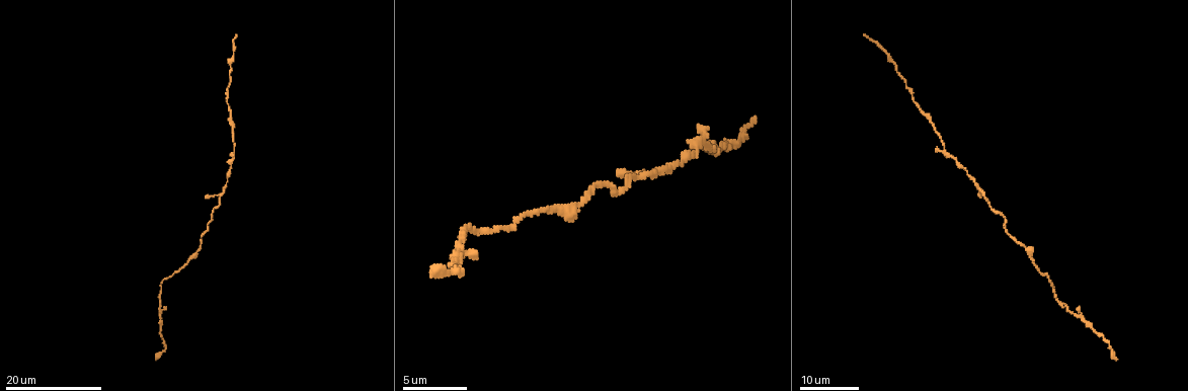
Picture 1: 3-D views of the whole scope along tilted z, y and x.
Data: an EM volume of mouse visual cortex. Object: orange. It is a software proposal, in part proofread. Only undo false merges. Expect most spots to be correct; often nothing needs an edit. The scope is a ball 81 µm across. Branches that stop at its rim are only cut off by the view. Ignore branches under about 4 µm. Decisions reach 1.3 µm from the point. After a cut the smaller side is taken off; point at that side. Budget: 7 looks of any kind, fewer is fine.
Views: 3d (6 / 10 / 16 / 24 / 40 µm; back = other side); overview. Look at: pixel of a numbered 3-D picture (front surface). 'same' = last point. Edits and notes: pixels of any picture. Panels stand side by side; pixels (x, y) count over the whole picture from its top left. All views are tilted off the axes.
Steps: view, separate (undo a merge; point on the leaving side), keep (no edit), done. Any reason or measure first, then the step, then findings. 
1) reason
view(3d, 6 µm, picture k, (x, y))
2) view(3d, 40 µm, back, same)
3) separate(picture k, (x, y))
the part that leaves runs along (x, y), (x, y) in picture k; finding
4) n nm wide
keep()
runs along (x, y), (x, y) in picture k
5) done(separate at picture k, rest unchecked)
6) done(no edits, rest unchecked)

calibre changes
view(3d, 24 µm, picture 1, (578, 206))

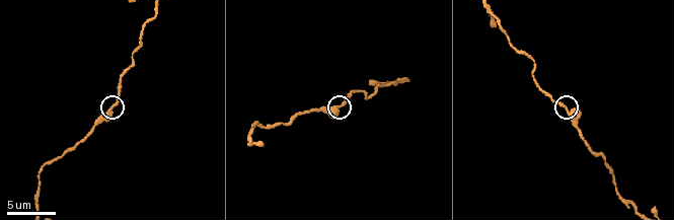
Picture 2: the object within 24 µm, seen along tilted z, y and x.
zoom in
view(3d, 10 µm, picture 2, (566, 108))

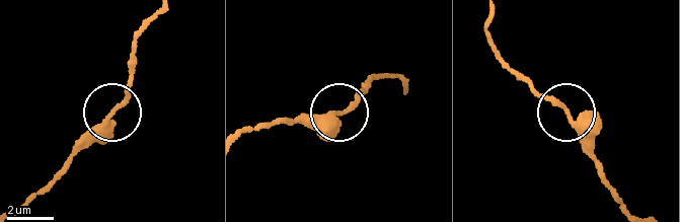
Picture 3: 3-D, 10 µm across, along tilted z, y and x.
from behind
view(3d, 10 µm, back, picture 3, (569, 112))

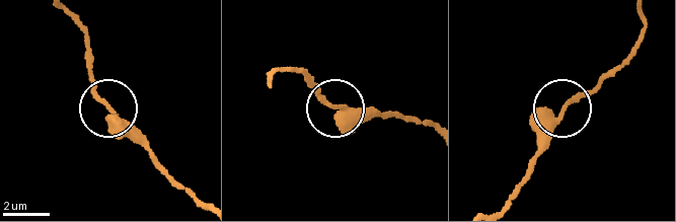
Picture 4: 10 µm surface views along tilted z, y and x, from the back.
keep()
continuous, no second neuron

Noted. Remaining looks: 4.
calibre changes
view(3d, 10 µm, picture 2, (612, 175))

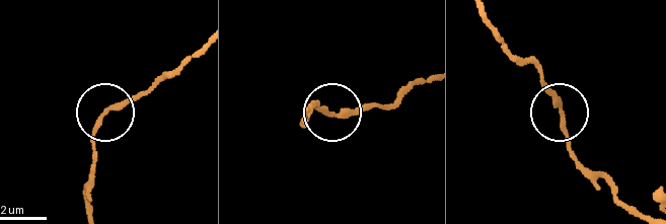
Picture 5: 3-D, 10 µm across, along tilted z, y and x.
200 nm wide
keep()
runs along (487, 20), (507, 49), (530, 64), (545, 84), (576, 165) in picture 5; continuous, no second neuron

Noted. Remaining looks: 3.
three-way junction
view(3d, 16 µm, picture 1, (704, 143))

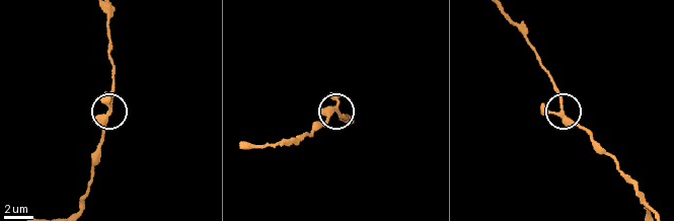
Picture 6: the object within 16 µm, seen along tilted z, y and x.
view(3d, 10 µm, picture 6, (559, 104))

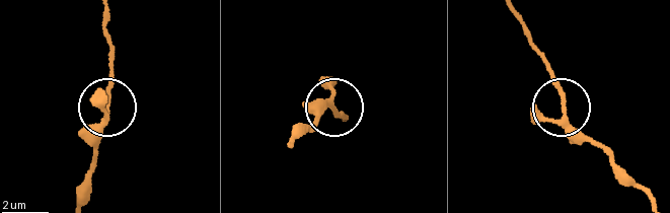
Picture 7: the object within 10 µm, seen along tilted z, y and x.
170 nm wide
keep()
runs along (652, 203), (575, 129), (547, 60) in picture 7; all the same neuron

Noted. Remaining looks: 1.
done(no edits, rest unchecked)

